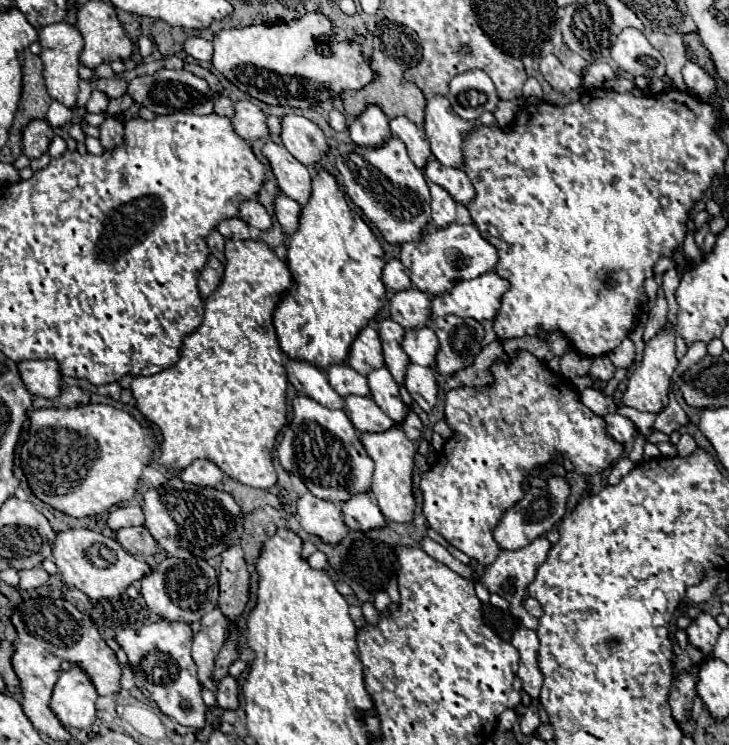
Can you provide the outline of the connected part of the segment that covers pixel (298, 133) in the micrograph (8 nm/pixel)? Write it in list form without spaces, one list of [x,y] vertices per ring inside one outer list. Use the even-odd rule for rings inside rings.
[[[293,113],[283,117],[281,139],[285,149],[307,167],[317,165],[329,153],[327,137],[323,131],[313,121]]]

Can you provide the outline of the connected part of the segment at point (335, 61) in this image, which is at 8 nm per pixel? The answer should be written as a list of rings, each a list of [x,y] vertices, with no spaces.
[[[319,11],[305,13],[303,17],[299,17],[299,19],[291,19],[291,21],[273,21],[273,23],[251,25],[251,27],[245,27],[245,29],[229,29],[229,31],[221,31],[221,33],[215,35],[215,39],[213,39],[213,47],[215,47],[213,67],[215,67],[219,73],[223,73],[233,85],[239,85],[241,91],[249,93],[249,95],[255,97],[255,99],[259,99],[259,101],[263,101],[263,103],[269,103],[269,105],[285,105],[285,107],[297,107],[297,109],[311,109],[313,105],[319,105],[319,103],[323,103],[323,101],[329,101],[329,99],[341,97],[345,91],[357,91],[357,89],[367,87],[371,81],[375,81],[375,71],[371,69],[369,61],[367,61],[365,55],[361,53],[361,45],[359,45],[359,43],[355,43],[355,41],[329,41],[327,47],[329,47],[331,55],[325,57],[325,55],[321,55],[321,53],[317,51],[317,47],[319,47],[319,39],[317,39],[317,37],[321,37],[321,35],[325,35],[323,39],[327,39],[327,37],[333,37],[335,33],[333,33],[333,21],[327,19],[327,17],[323,17],[323,13],[319,13]]]

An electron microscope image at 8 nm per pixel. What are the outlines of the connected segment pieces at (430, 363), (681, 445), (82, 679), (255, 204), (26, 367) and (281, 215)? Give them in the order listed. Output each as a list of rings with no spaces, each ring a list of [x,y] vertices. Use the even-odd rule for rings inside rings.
[[[431,327],[421,329],[409,329],[405,333],[403,351],[409,355],[411,363],[423,365],[423,367],[435,367],[435,353],[439,349],[437,335]]]
[[[686,433],[686,434],[681,435],[681,438],[676,447],[677,447],[678,455],[687,456],[693,453],[697,445],[693,437]]]
[[[71,663],[69,671],[63,671],[55,683],[51,709],[67,729],[87,729],[95,721],[97,691],[87,673]]]
[[[255,199],[243,201],[243,203],[239,205],[239,211],[241,211],[239,217],[241,217],[247,225],[257,227],[257,229],[261,229],[261,231],[271,229],[271,217],[269,217],[269,213],[265,211],[265,207],[263,207],[259,201],[255,201]]]
[[[53,359],[45,361],[21,361],[19,363],[23,383],[33,395],[41,395],[47,399],[59,397],[65,379],[63,373],[59,373],[59,363]]]
[[[279,195],[275,199],[275,215],[287,235],[295,233],[295,225],[299,225],[299,209],[301,205],[289,199],[287,195]]]

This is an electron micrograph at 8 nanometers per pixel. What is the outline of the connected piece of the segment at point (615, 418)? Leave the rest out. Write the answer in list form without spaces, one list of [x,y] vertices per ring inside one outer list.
[[[607,413],[607,415],[605,415],[605,423],[607,423],[609,435],[611,435],[615,441],[619,441],[619,443],[629,443],[629,441],[633,441],[637,427],[635,427],[635,423],[633,423],[631,419],[627,419],[627,417],[619,415],[619,413]]]

